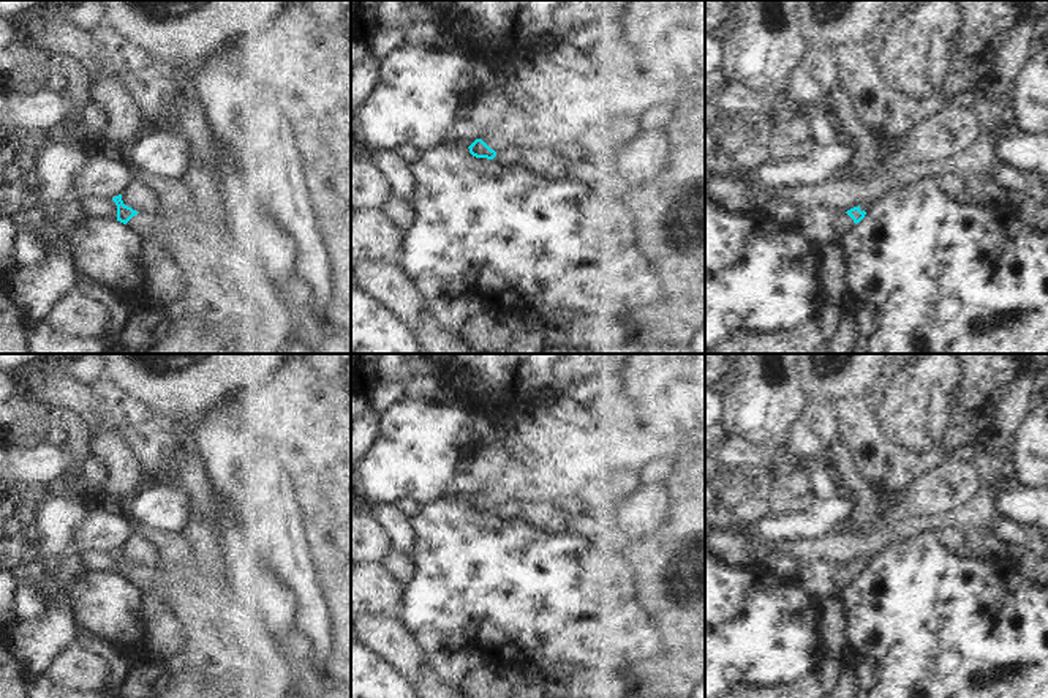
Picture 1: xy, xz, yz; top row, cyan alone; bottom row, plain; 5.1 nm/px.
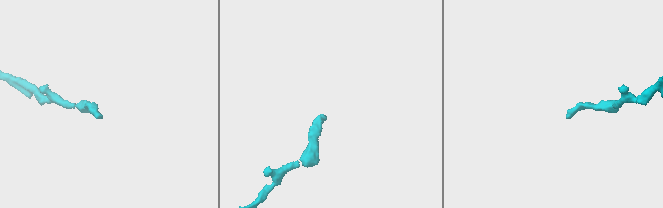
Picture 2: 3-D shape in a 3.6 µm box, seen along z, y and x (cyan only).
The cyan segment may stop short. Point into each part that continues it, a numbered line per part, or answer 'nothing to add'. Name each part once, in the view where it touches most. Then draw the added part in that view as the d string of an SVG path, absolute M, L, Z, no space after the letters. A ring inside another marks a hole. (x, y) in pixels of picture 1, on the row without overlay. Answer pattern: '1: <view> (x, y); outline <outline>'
1: xz (497, 493); outline M503 467L503 472L498 475L495 483L485 485L481 493L495 505L501 502L512 501L511 493L507 491L506 483L512 478L512 472Z

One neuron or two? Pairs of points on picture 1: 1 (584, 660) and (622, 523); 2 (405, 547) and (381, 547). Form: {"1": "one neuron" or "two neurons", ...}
{"1": "two neurons", "2": "two neurons"}

